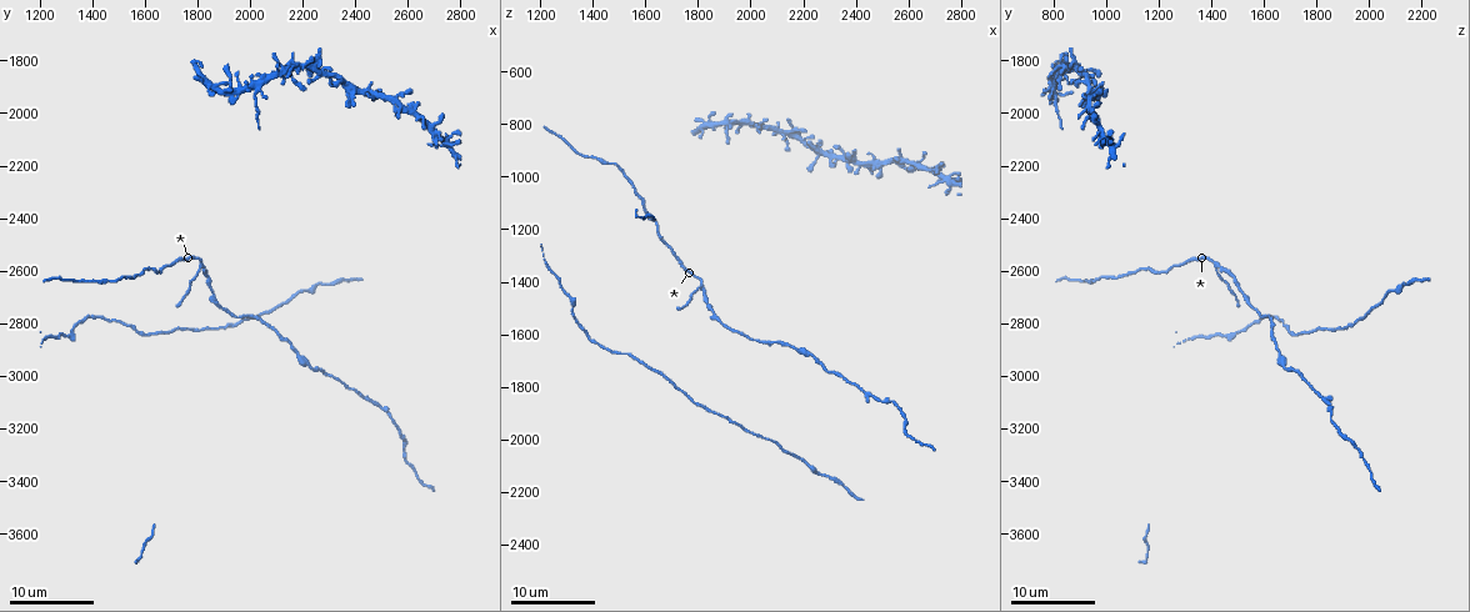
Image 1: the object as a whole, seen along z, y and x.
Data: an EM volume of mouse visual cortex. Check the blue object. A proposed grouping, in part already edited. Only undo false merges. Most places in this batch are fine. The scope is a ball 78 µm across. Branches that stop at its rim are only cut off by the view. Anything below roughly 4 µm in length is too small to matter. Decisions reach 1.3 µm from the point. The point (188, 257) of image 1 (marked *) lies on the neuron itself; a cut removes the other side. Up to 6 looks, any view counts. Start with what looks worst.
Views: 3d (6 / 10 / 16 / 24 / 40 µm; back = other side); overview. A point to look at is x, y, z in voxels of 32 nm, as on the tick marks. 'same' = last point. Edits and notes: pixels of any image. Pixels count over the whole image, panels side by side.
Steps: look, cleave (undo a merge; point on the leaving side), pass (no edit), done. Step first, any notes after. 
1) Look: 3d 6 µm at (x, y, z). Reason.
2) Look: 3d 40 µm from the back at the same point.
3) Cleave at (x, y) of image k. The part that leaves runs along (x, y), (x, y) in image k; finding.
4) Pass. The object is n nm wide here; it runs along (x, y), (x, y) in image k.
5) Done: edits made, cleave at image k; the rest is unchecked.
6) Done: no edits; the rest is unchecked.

Look: 3d 16 µm at (1820, 2590, 1420). Side arm on a straight run.

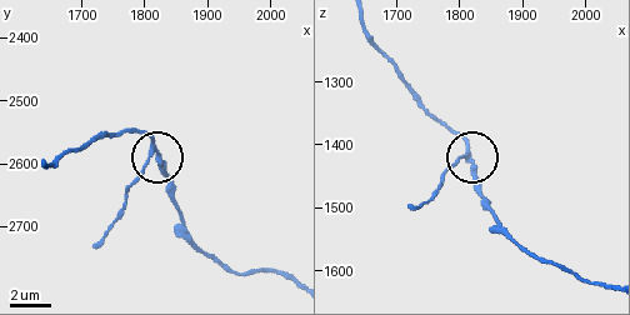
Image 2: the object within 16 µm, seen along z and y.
Look: 3d 6 µm at (1815, 2575, 1425).

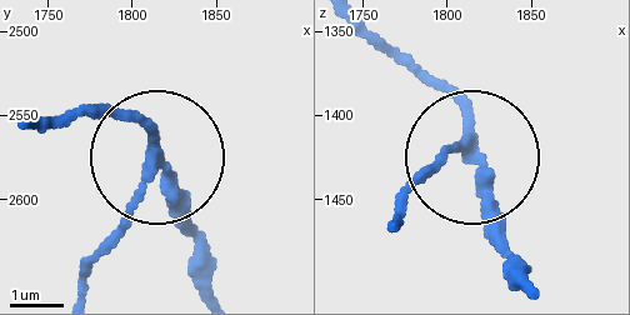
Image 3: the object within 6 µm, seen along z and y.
Look: 3d 6 µm from the back at (1814, 2580, 1424).

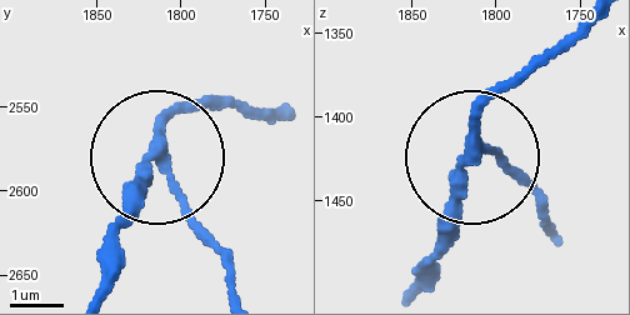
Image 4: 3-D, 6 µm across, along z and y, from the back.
Pass. The object is 240 nm wide here; it runs along (551, 53), (480, 120), (440, 250) in image 4; continuous, no second neuron.

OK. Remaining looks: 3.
Look: 3d 24 µm at (2180, 2910, 1650). Thick turns thin.

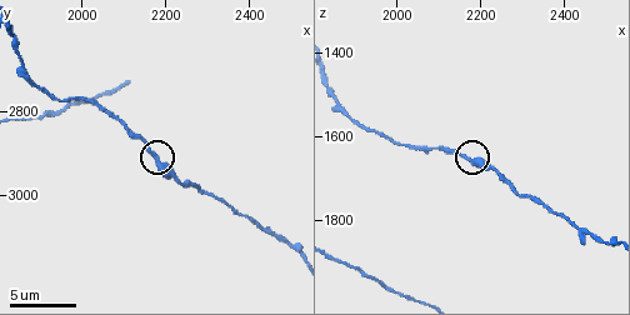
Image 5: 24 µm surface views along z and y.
Look: 3d 10 µm at (2180, 2915, 1655).

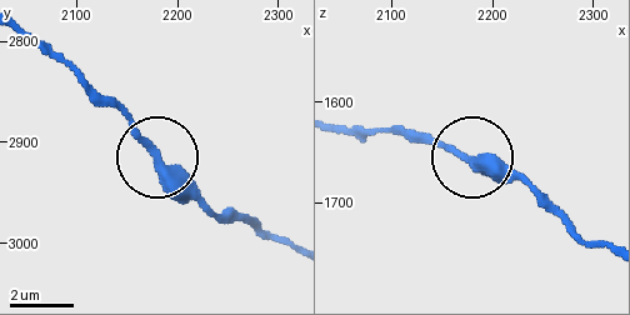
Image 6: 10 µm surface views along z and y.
Pass. It runs along (335, 128), (408, 128), (526, 176) in image 6; one neuron here.

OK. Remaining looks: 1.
Look: 3d 10 µm at (1965, 2790, 1945).

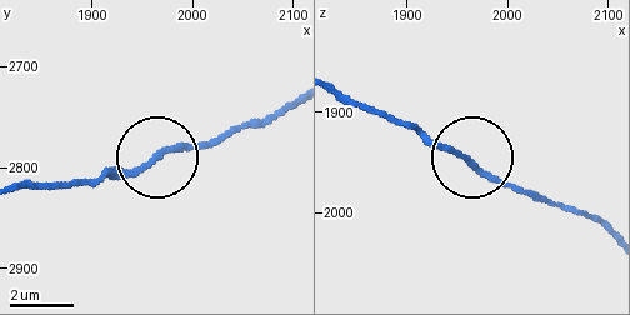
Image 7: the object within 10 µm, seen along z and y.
Pass. Continuous, no second neuron.

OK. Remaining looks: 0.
Done: no edits; the rest is unchecked.

